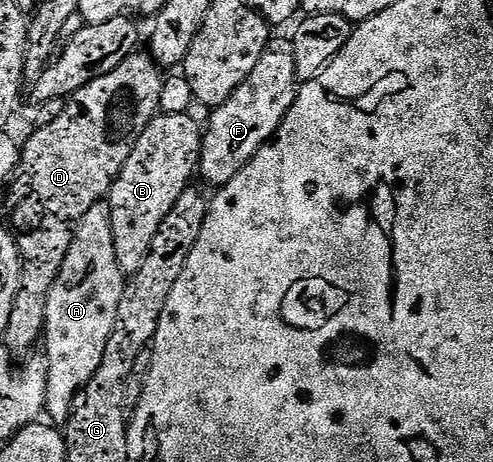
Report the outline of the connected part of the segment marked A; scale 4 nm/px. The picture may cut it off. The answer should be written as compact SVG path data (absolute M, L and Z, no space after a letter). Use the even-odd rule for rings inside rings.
M99 202L92 206L92 210L88 210L88 214L84 214L84 218L80 218L78 224L74 225L74 237L72 238L72 246L68 250L68 258L64 258L64 266L60 266L60 274L56 278L56 286L52 286L52 294L48 294L46 331L44 333L44 348L46 344L46 353L44 353L44 359L46 361L46 407L44 412L55 425L65 425L67 418L70 417L72 402L76 398L76 394L88 382L88 378L92 378L92 374L96 374L96 370L100 366L100 358L104 358L104 346L108 346L108 338L112 334L112 326L116 326L116 309L120 306L120 298L124 294L125 289L126 280L120 270L120 266L116 262L116 246L112 242L110 205L106 202Z

